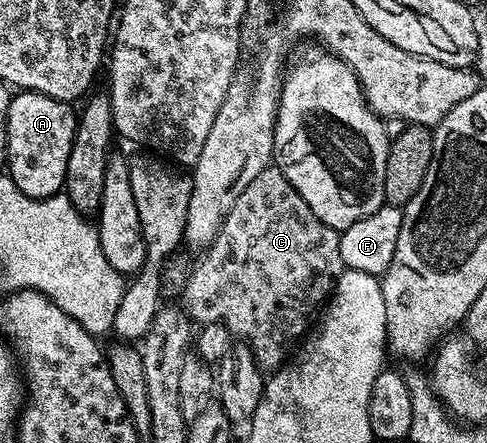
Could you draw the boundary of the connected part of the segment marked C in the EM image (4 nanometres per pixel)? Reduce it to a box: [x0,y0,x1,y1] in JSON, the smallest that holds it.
[180,165,343,372]

